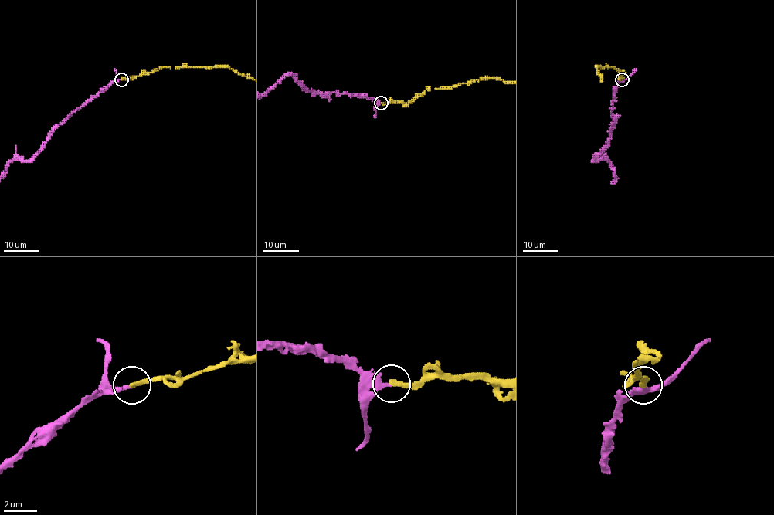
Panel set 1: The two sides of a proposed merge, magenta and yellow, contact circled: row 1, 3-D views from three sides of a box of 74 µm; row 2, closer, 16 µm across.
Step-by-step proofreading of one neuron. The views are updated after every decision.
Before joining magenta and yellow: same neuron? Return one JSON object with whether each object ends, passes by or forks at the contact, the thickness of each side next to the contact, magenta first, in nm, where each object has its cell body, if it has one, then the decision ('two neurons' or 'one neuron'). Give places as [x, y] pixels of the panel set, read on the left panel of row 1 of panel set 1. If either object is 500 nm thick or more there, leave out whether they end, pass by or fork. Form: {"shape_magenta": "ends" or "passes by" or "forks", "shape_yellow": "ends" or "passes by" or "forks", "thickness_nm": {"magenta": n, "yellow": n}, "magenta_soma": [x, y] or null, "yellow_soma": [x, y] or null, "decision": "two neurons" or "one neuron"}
{"shape_magenta": "ends", "shape_yellow": "ends", "thickness_nm": {"magenta": 280, "yellow": 280}, "magenta_soma": null, "yellow_soma": null, "decision": "one neuron"}

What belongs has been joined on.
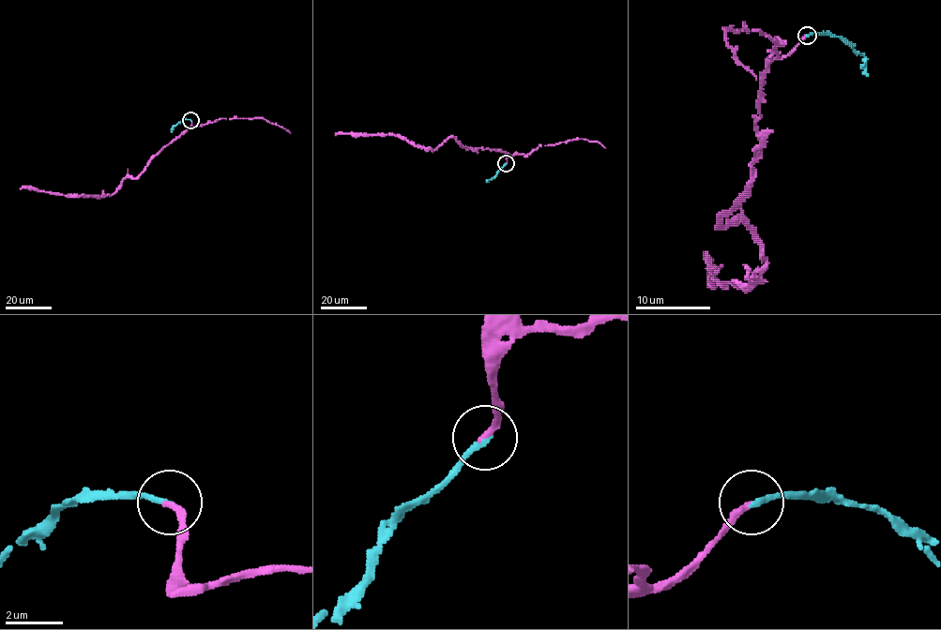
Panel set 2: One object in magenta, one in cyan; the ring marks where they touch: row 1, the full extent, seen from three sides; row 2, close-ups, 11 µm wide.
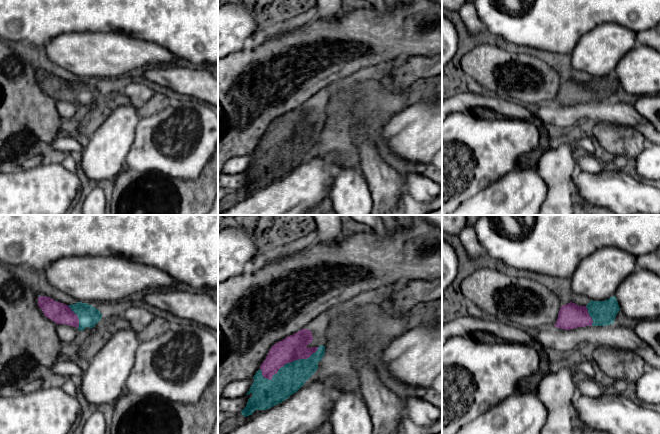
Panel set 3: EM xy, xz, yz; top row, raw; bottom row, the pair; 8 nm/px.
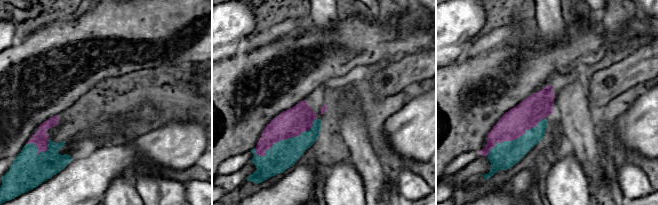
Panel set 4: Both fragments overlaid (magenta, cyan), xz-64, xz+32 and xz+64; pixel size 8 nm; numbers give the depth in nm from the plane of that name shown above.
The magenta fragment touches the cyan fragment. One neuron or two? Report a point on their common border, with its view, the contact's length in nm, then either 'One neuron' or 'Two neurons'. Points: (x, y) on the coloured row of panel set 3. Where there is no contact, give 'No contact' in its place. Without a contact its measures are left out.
Touches magenta at xz (289, 362). Shared border 500 nm. One neuron

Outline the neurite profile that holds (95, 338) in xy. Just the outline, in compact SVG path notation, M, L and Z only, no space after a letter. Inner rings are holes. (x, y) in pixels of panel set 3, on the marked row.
M112 316L101 319L93 328L89 328L79 340L78 361L90 361L110 340L113 331L123 325L132 329L131 325L119 316Z

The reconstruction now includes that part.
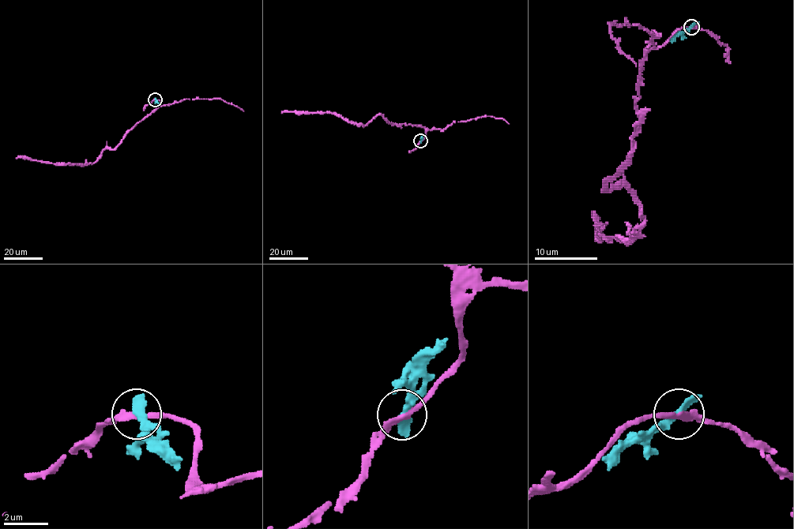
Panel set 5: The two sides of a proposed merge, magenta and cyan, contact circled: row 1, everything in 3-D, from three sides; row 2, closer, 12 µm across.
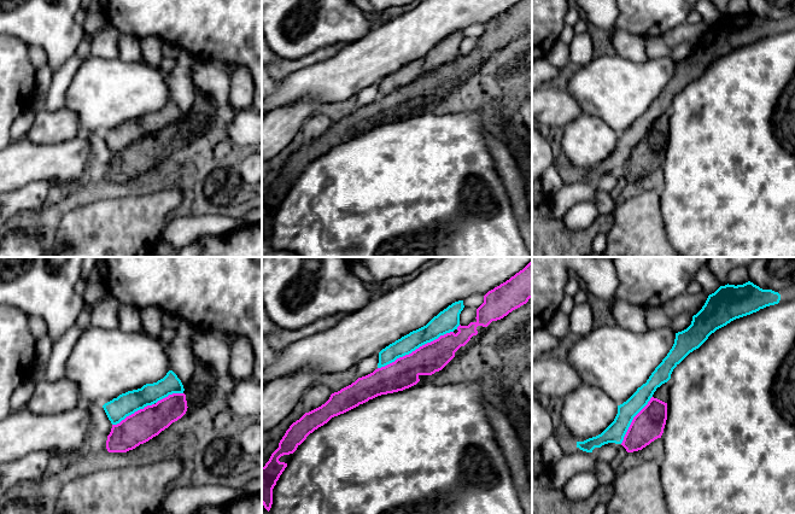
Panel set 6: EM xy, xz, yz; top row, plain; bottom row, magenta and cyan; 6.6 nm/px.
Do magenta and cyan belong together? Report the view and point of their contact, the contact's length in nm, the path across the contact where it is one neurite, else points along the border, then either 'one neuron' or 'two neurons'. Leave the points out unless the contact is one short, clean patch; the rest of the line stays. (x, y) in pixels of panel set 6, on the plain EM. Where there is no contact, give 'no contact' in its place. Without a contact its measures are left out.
xz (416, 79) | 550 nm | two neurons

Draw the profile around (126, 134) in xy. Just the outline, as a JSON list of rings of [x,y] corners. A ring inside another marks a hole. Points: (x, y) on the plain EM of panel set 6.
[[[169,100],[166,105],[153,113],[128,121],[103,135],[112,154],[119,153],[135,141],[152,135],[173,123],[183,123],[185,118],[177,105]]]

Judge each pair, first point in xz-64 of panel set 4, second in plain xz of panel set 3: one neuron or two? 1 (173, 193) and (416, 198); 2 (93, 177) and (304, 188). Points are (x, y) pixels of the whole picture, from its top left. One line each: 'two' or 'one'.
1: two
2: one

